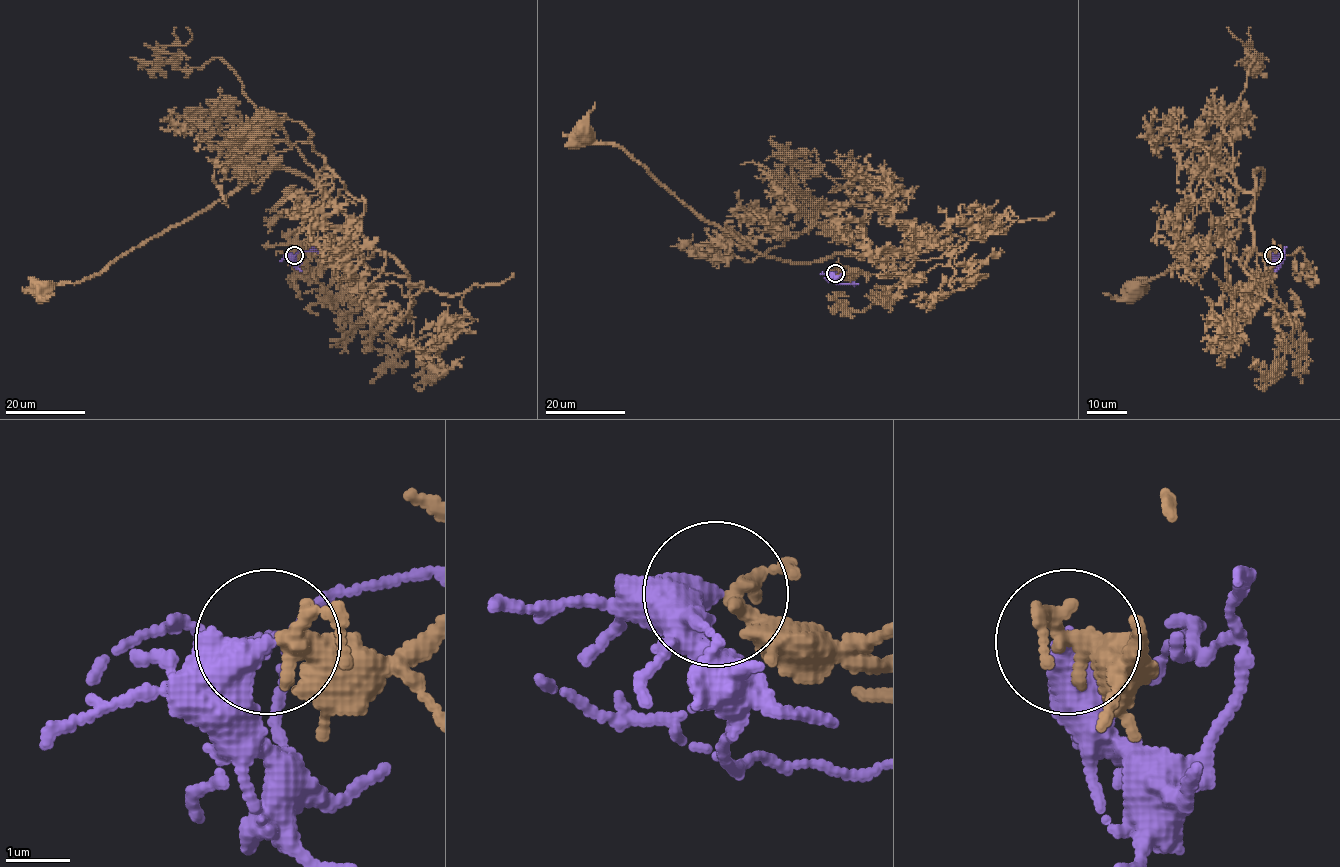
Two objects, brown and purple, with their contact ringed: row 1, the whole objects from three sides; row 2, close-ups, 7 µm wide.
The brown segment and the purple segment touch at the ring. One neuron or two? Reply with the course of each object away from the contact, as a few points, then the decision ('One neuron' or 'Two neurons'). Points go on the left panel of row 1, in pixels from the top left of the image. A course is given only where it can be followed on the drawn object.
Course of brown: (295, 254), (325, 241), (346, 255), (369, 257), (372, 250), (312, 181), (274, 169), (100, 272), (42, 288). Course of purple: (294, 254), (295, 262), (297, 252), (318, 252). One neuron

